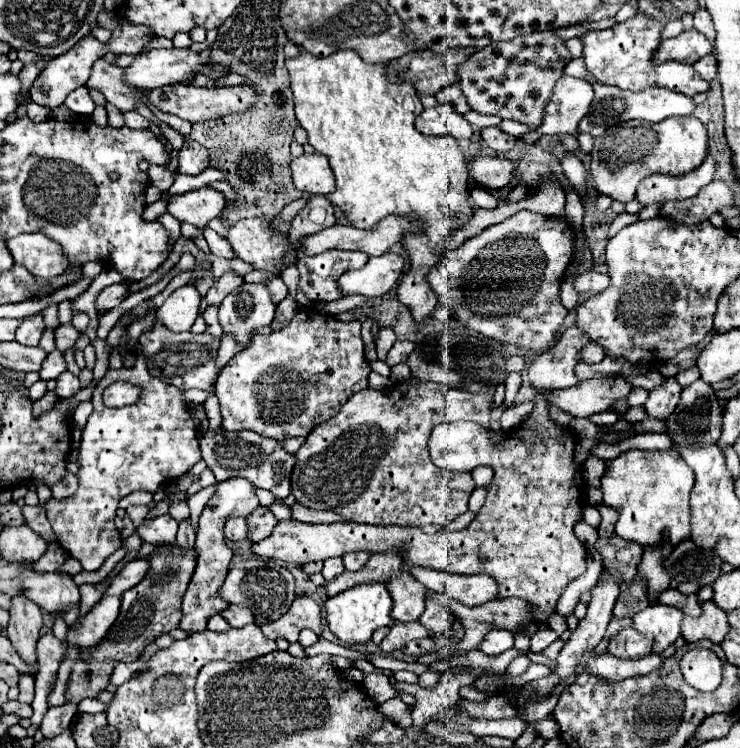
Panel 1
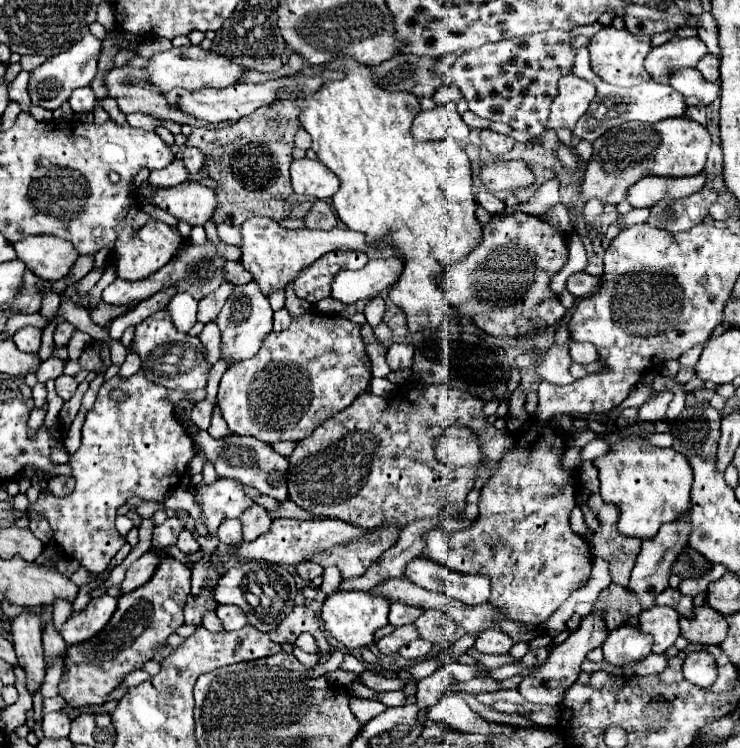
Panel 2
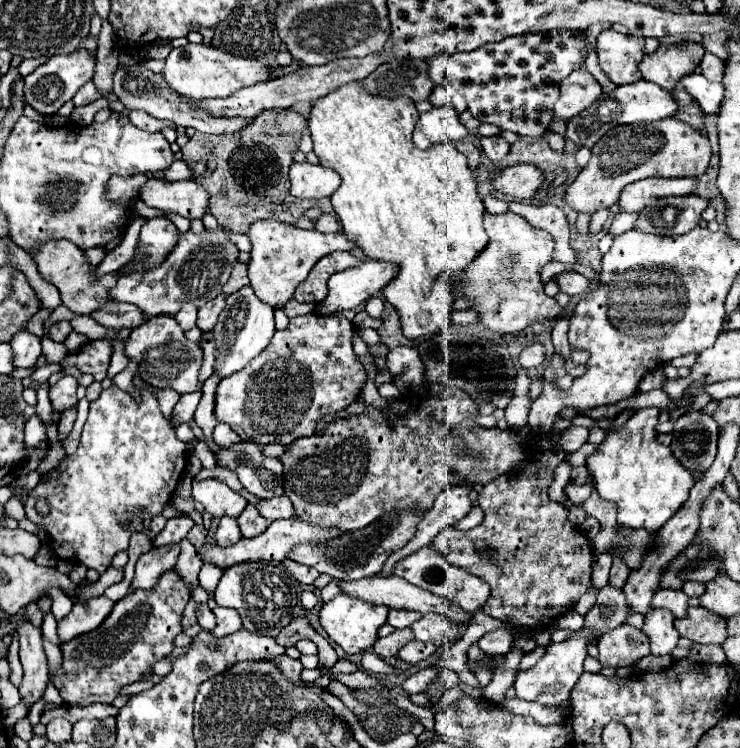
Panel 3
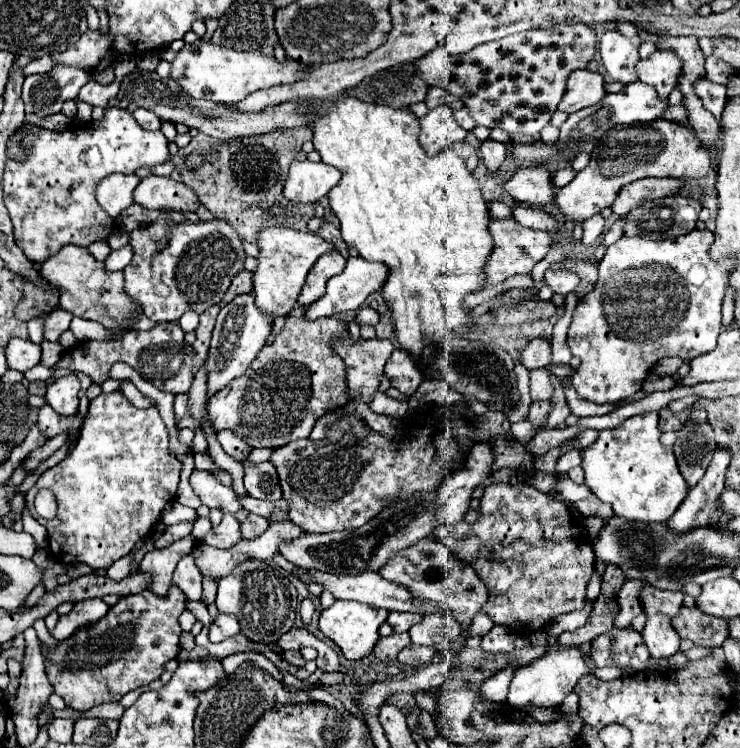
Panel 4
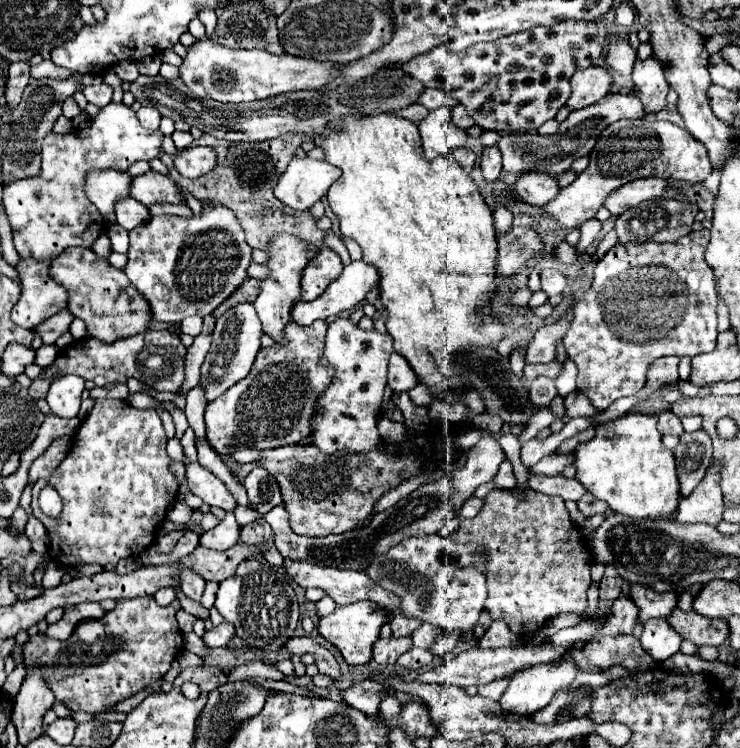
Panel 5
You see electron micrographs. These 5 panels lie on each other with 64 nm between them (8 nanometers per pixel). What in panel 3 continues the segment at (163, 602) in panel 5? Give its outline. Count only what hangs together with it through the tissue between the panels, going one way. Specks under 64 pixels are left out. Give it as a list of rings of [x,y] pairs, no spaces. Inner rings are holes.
[[[180,544],[154,548],[142,554],[142,558],[136,564],[136,576],[132,580],[132,588],[144,588],[144,590],[154,588],[158,576],[164,576],[164,572],[174,570],[178,554],[180,554]]]

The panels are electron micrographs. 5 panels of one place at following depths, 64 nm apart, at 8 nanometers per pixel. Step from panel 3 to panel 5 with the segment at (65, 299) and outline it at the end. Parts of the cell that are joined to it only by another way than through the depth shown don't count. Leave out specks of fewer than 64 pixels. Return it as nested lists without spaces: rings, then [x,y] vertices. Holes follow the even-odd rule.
[[[68,248],[58,258],[54,258],[52,278],[58,284],[64,284],[64,288],[68,290],[68,310],[76,318],[84,320],[88,334],[92,338],[98,338],[100,342],[112,344],[120,338],[142,334],[152,322],[148,302],[144,300],[144,296],[140,296],[140,292],[136,292],[136,288],[132,290],[132,284],[124,270],[114,268],[108,258],[96,256],[92,248]]]

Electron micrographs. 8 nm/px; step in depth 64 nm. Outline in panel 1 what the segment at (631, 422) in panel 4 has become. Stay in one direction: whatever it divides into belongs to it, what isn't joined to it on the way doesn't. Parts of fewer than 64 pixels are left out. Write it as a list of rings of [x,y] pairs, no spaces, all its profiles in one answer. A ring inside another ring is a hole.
[[[668,378],[664,386],[650,392],[644,404],[646,414],[650,418],[668,418],[674,412],[676,404],[680,402],[680,392],[682,392],[682,386],[674,378]],[[628,450],[618,458],[606,460],[606,472],[602,476],[602,496],[604,504],[618,510],[620,518],[616,522],[616,534],[624,540],[638,542],[642,546],[658,546],[662,542],[662,530],[668,528],[670,542],[678,544],[690,534],[690,490],[694,486],[694,472],[682,460],[680,452],[674,450]]]

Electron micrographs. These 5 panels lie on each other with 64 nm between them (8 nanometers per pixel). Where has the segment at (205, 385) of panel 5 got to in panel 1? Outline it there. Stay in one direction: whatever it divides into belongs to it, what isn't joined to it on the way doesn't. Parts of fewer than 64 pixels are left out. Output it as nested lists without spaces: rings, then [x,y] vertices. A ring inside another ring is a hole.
[[[242,284],[236,292],[232,292],[224,298],[222,306],[218,308],[218,320],[220,320],[222,330],[226,334],[230,334],[244,350],[244,348],[248,348],[248,344],[252,344],[254,332],[258,328],[270,326],[270,322],[274,318],[274,310],[276,310],[276,306],[270,302],[266,284]]]

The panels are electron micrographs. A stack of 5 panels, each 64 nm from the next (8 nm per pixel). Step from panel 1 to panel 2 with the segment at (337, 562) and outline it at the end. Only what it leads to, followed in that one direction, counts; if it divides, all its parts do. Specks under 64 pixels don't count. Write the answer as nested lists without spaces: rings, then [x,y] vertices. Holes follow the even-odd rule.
[[[328,568],[328,570],[324,570],[324,584],[320,586],[320,590],[326,594],[326,596],[330,596],[330,594],[334,594],[336,590],[338,590],[338,586],[340,586],[340,572],[336,570],[336,568]]]

